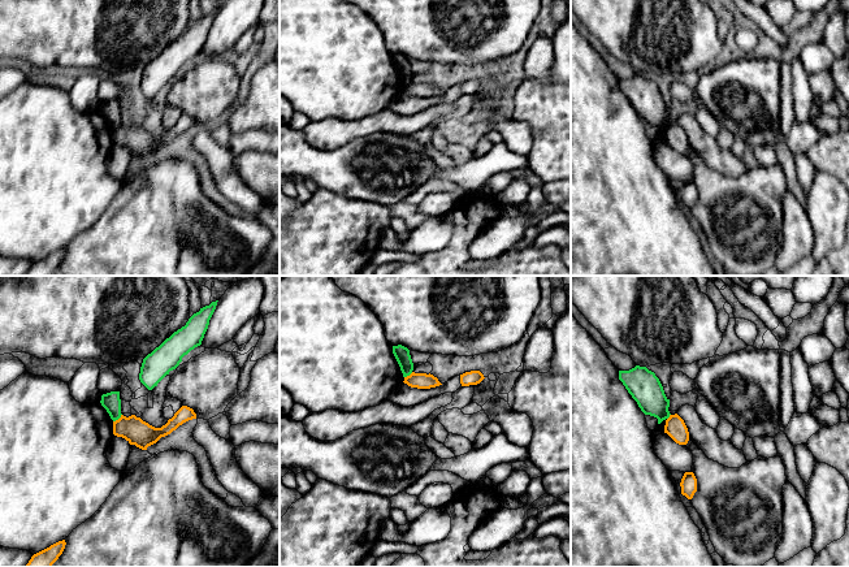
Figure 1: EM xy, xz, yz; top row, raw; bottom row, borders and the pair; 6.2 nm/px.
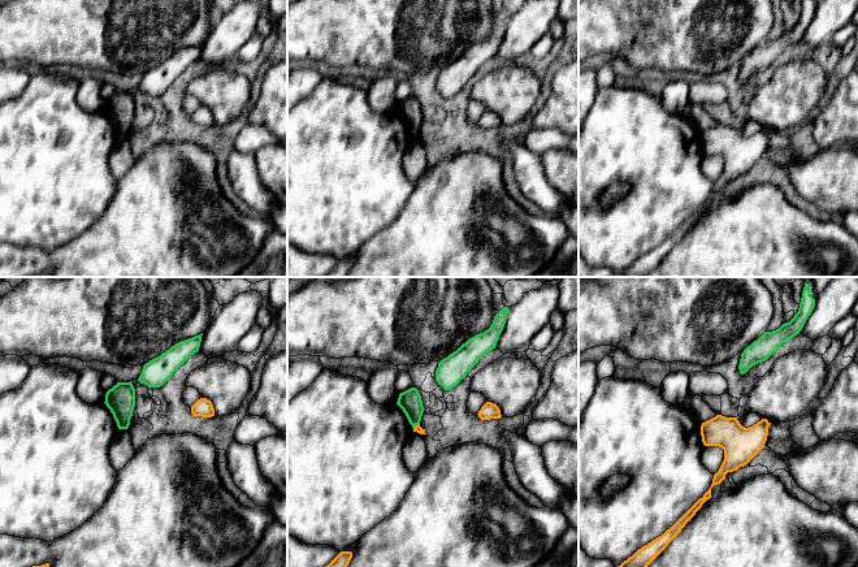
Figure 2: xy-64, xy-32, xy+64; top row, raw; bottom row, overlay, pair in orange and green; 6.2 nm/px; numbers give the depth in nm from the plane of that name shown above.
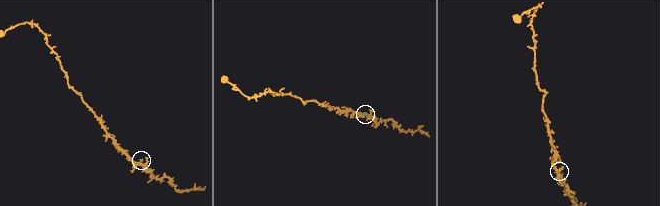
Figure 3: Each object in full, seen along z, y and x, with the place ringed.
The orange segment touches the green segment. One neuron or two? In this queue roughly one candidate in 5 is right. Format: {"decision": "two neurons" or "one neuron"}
{"decision": "two neurons"}

